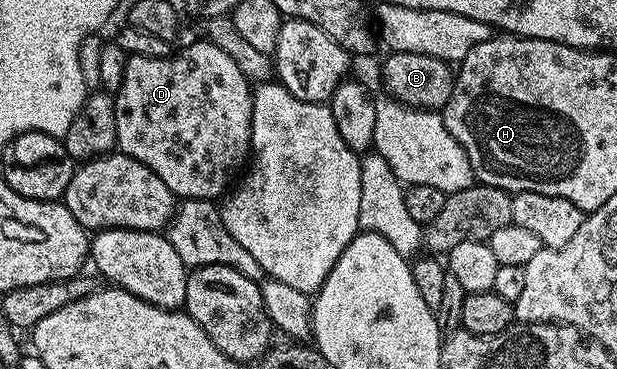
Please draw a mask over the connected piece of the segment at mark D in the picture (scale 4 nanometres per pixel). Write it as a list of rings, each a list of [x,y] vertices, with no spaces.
[[[206,39],[198,40],[193,42],[188,49],[183,49],[180,53],[178,50],[170,57],[128,56],[125,79],[121,83],[118,93],[114,94],[115,110],[117,111],[117,139],[119,140],[117,149],[118,152],[145,163],[145,167],[149,167],[149,171],[156,173],[161,179],[161,183],[165,183],[165,187],[169,187],[169,191],[175,194],[176,198],[192,197],[193,199],[210,201],[222,198],[228,192],[229,186],[232,184],[231,176],[239,168],[241,168],[240,170],[244,168],[243,160],[246,157],[248,160],[251,153],[251,94],[253,85],[252,82],[247,80],[247,76],[243,74],[241,67],[225,51],[221,51],[221,47],[217,47],[212,41]]]

